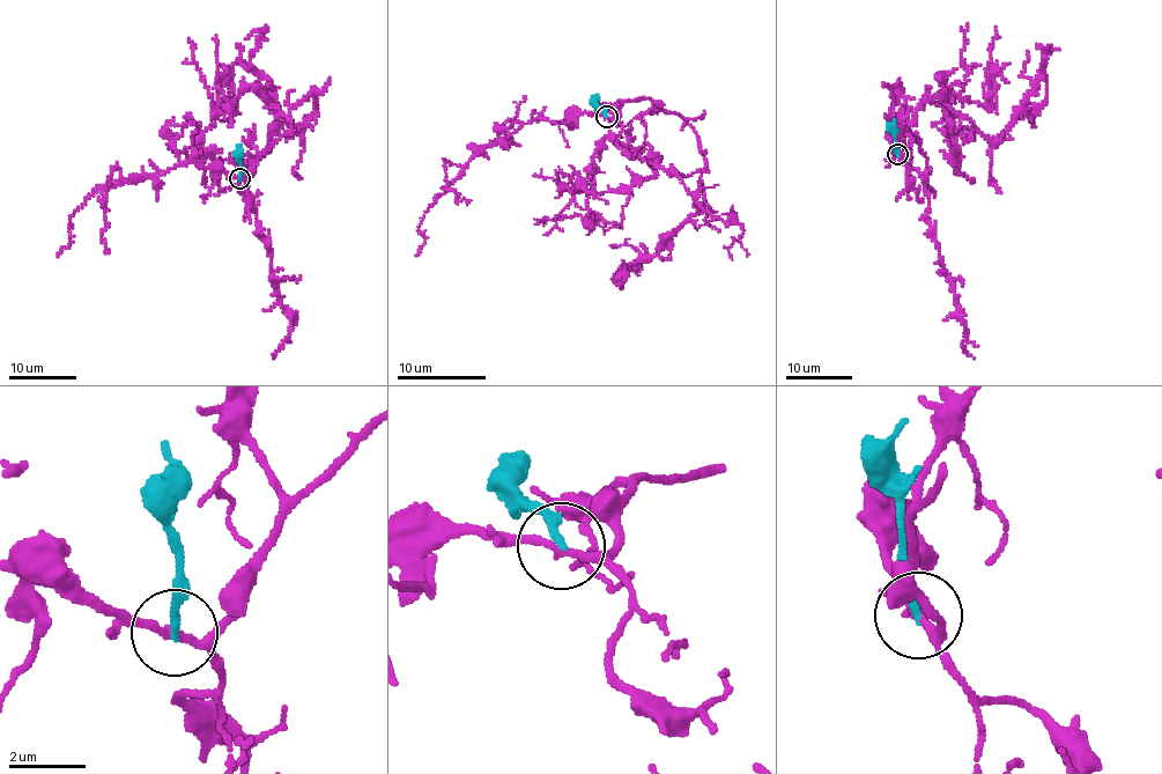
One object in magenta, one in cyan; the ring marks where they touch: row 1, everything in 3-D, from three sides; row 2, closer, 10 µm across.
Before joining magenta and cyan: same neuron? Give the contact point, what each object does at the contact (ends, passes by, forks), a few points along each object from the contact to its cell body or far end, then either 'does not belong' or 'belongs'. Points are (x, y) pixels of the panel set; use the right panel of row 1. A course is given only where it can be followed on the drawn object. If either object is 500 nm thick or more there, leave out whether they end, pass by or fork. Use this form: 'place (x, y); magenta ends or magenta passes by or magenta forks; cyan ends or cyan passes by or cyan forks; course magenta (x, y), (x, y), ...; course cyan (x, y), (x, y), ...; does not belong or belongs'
place (897, 154); magenta passes by; cyan ends; course magenta (897, 154), (905, 124), (942, 94), (976, 128), (1000, 140), (1041, 73), (1048, 100), (1033, 112), (1033, 126); course cyan (897, 154), (895, 120); does not belong

